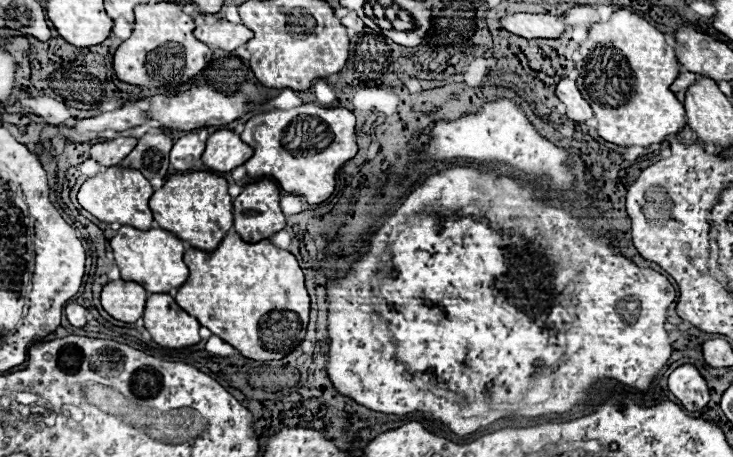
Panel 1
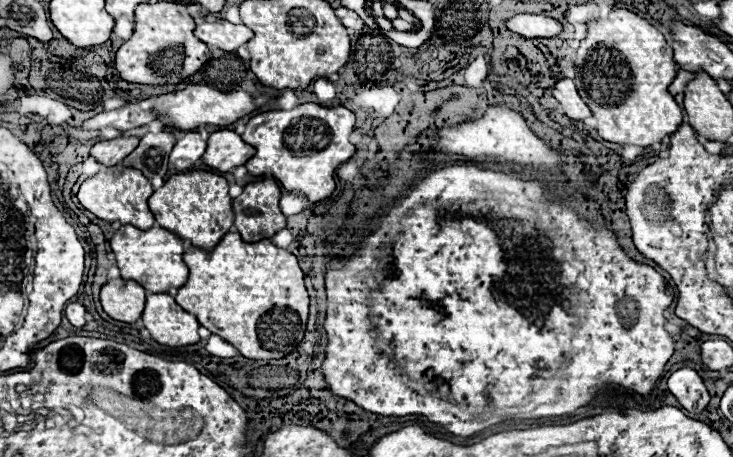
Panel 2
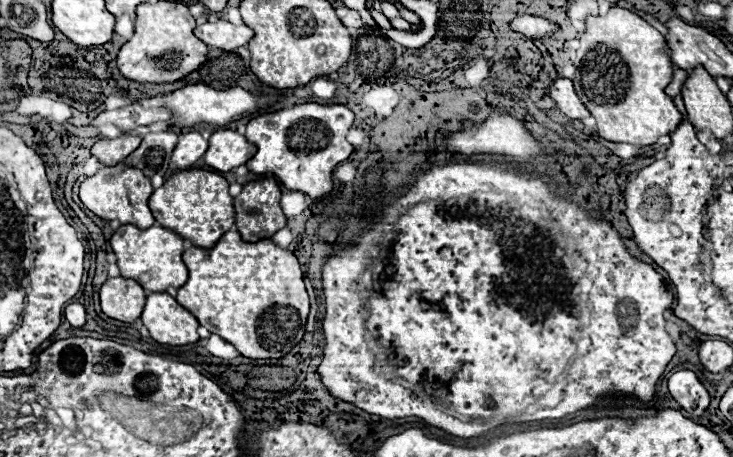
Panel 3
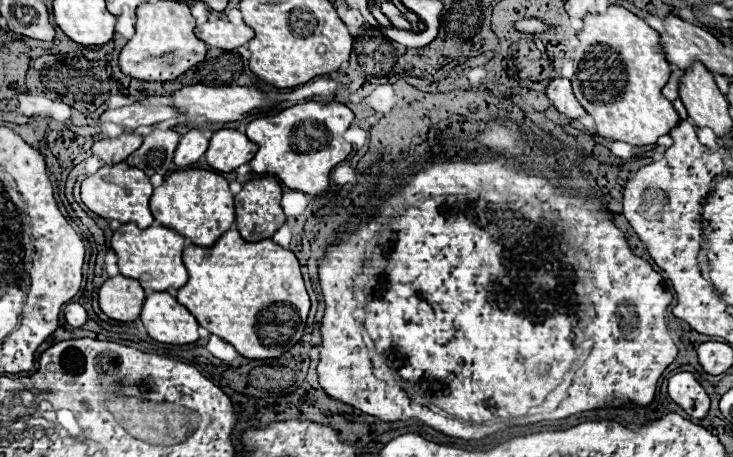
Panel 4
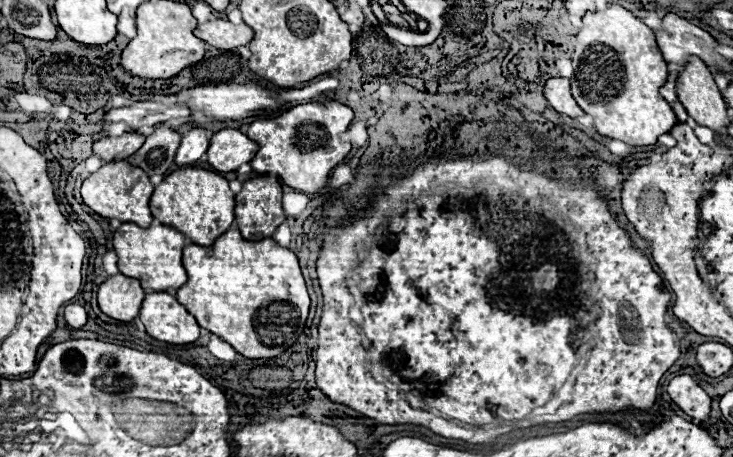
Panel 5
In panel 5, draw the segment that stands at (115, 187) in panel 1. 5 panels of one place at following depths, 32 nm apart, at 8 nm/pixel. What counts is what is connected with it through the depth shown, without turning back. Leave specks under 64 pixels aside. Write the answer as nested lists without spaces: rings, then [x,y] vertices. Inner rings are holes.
[[[126,160],[108,162],[98,172],[82,182],[82,200],[84,204],[104,218],[116,218],[120,222],[134,222],[140,228],[148,228],[152,224],[152,214],[148,208],[148,200],[152,196],[154,186],[144,170],[130,166]]]

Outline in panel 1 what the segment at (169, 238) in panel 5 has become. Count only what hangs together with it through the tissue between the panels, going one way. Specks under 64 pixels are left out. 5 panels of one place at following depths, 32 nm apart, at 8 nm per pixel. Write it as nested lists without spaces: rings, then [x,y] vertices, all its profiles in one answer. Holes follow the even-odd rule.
[[[122,226],[110,240],[110,246],[114,250],[116,266],[120,268],[122,278],[142,284],[150,294],[170,292],[172,288],[182,286],[182,282],[186,282],[188,278],[188,268],[182,260],[184,242],[162,228],[136,230],[132,226]]]

